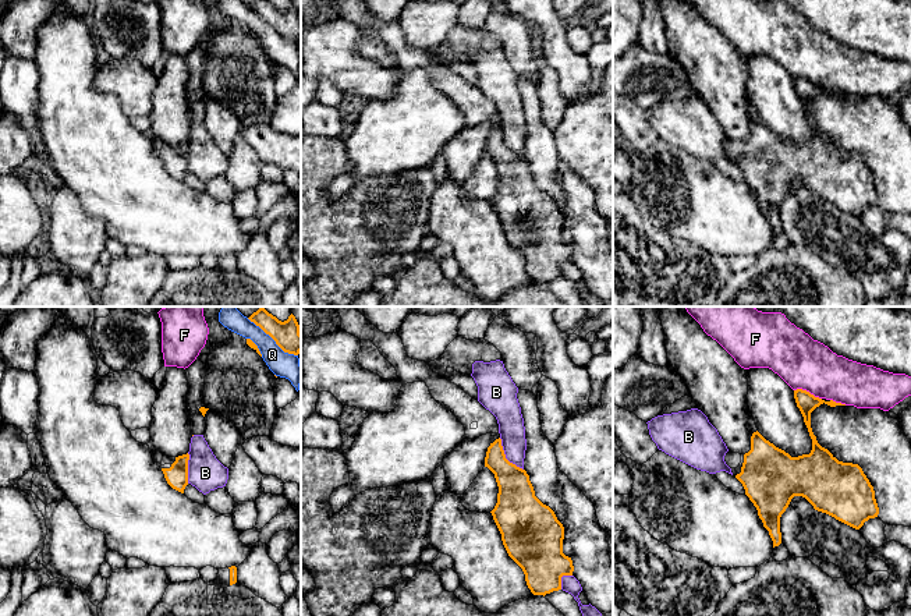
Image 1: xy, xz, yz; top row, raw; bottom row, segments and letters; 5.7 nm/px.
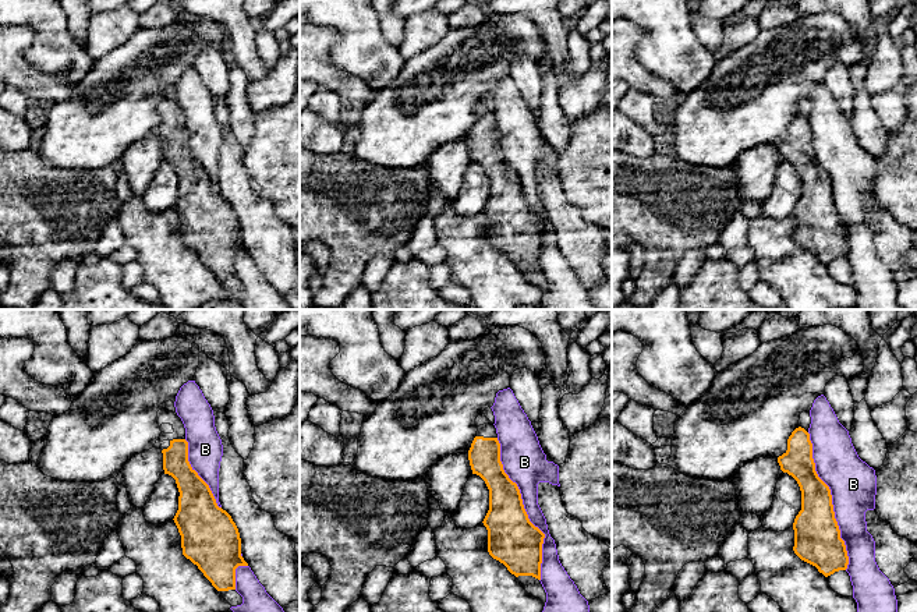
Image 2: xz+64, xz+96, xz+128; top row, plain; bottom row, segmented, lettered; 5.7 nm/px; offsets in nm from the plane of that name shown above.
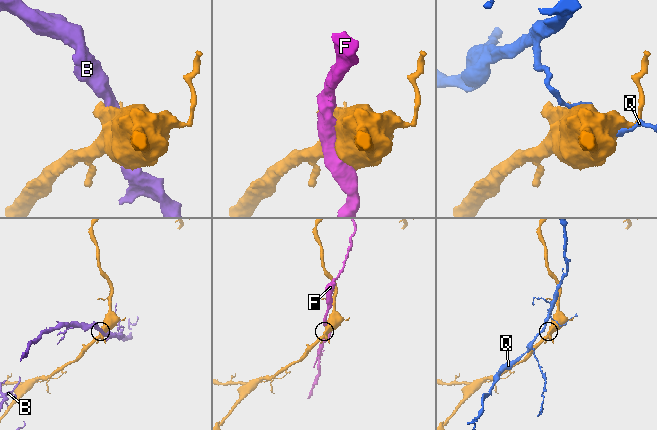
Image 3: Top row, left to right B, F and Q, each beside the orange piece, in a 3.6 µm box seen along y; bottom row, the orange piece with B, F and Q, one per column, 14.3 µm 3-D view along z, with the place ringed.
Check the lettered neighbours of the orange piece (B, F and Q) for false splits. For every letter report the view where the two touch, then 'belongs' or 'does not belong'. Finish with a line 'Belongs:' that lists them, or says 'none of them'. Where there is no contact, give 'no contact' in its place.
B: contact in xz; does not belong
F: contact in yz; does not belong
Q: contact in xy; does not belong
Belongs: none of them

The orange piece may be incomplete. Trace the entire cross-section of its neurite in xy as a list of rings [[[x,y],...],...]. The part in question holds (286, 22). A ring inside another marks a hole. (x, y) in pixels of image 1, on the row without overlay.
[[[254,0],[248,7],[269,22],[284,40],[301,40],[299,13],[293,1],[284,10],[269,0]]]

